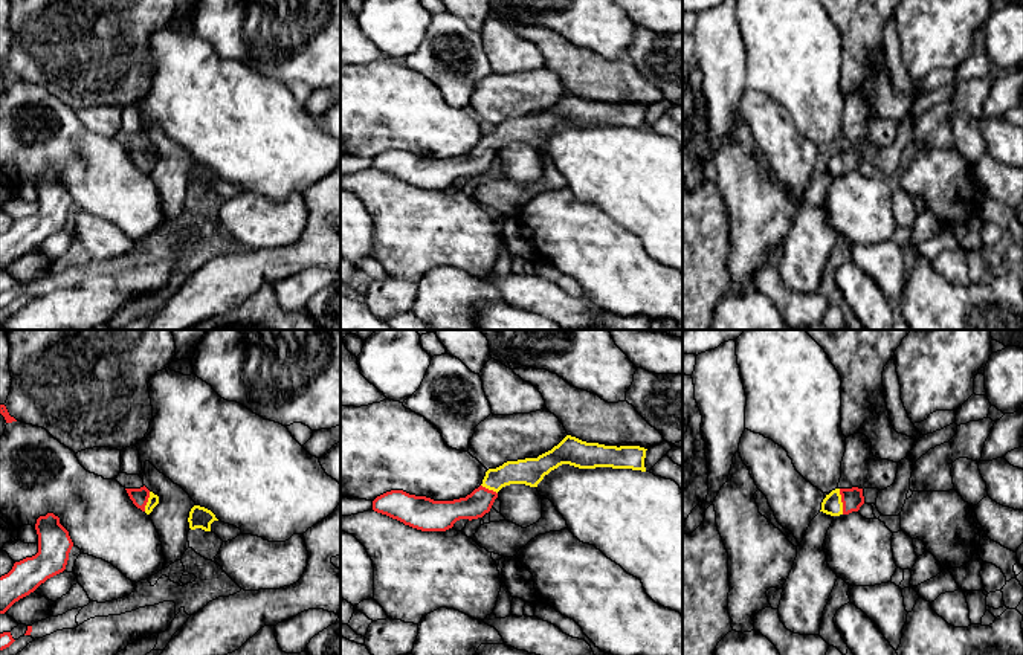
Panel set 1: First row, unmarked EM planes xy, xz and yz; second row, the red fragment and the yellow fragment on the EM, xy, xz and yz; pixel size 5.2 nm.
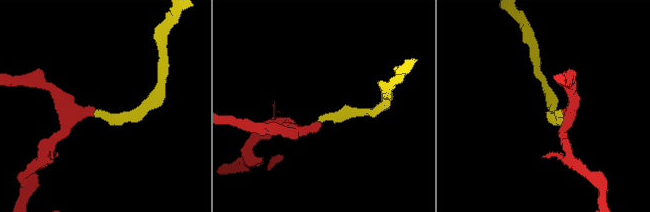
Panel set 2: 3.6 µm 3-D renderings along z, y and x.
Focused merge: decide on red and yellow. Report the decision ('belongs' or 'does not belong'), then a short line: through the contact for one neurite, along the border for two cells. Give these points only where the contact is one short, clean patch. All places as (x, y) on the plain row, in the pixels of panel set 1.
belongs; line yz (852, 156), (842, 159), (831, 162)

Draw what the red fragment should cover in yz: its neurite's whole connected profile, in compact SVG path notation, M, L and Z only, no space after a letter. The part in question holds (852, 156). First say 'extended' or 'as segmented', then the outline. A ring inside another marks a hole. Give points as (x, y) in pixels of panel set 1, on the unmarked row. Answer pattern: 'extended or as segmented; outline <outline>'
extended; outline M835 147L823 157L820 169L831 174L849 173L858 169L863 162L863 147Z

